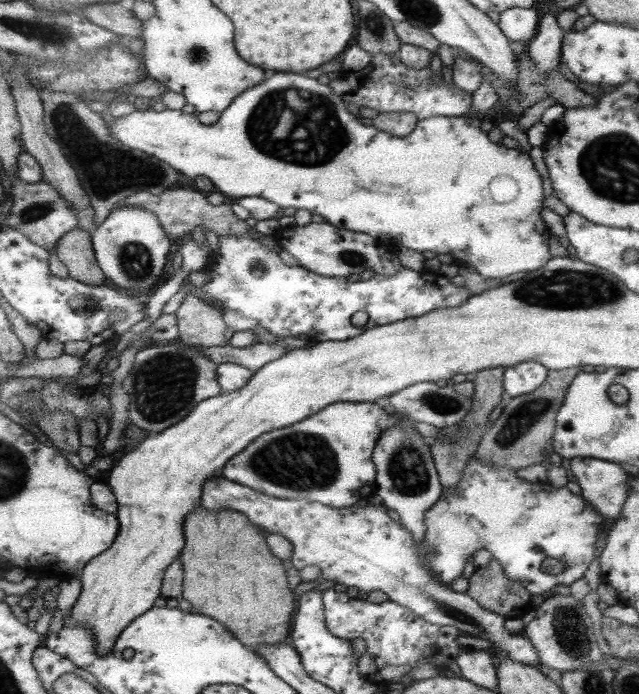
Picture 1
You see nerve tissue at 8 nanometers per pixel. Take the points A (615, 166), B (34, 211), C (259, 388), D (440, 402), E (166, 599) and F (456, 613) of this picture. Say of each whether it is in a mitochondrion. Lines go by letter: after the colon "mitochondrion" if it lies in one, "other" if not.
A: mitochondrion
B: mitochondrion
C: other
D: mitochondrion
E: other
F: mitochondrion

